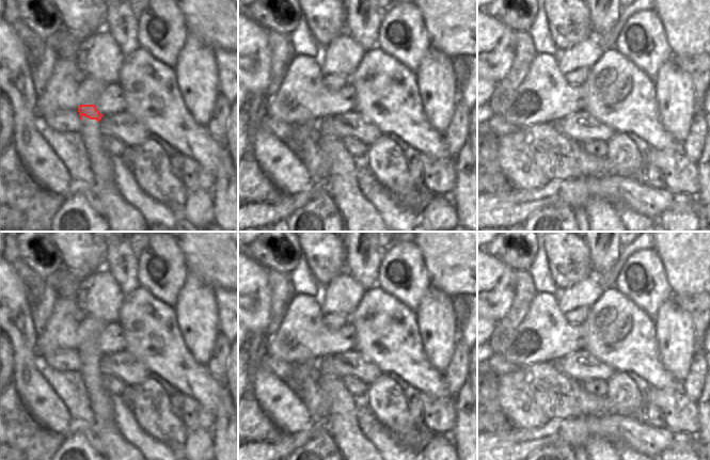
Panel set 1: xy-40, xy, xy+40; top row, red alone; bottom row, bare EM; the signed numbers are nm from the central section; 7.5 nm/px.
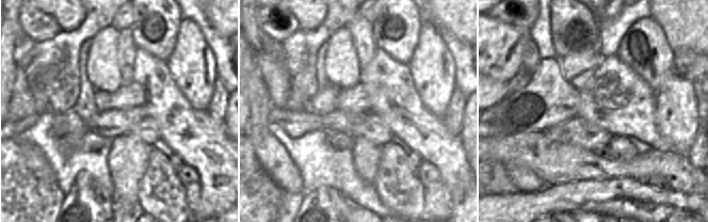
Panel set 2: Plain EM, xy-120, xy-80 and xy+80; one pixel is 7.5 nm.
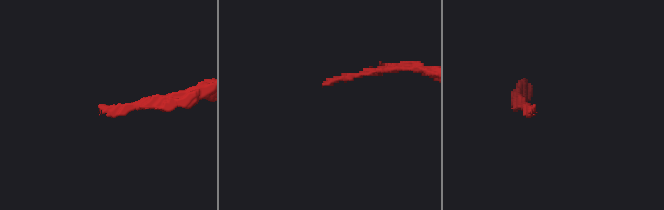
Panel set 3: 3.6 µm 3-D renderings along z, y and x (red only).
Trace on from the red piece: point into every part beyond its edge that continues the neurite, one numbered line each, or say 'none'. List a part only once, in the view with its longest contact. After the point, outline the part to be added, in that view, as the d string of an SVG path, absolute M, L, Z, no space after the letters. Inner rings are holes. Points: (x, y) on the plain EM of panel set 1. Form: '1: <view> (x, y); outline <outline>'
1: xy-40 (62, 359); outline M58 348L49 352L38 353L44 361L58 371L80 371L82 361L78 350L73 348Z

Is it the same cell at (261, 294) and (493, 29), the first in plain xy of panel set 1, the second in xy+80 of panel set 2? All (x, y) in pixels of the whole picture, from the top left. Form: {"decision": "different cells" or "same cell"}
{"decision": "same cell"}

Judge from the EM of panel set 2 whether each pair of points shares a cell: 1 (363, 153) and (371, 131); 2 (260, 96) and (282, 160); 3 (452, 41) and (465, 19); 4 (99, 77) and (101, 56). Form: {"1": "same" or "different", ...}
{"1": "different", "2": "same", "3": "different", "4": "same"}

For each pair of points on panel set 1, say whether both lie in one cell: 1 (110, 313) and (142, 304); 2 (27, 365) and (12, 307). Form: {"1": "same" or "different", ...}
{"1": "different", "2": "same"}

